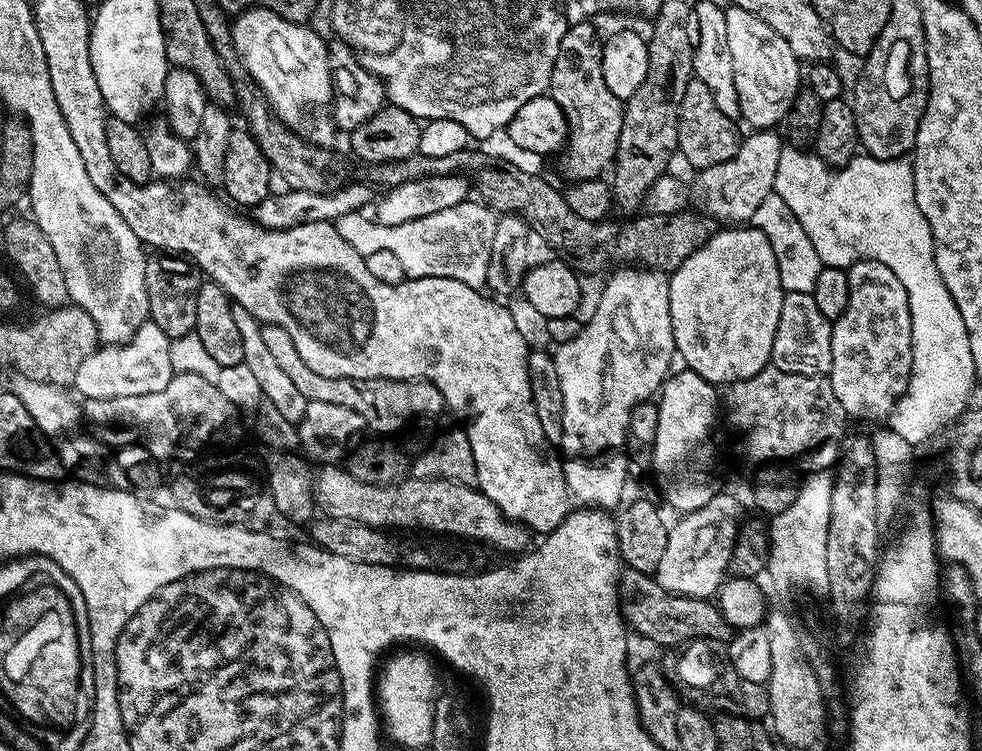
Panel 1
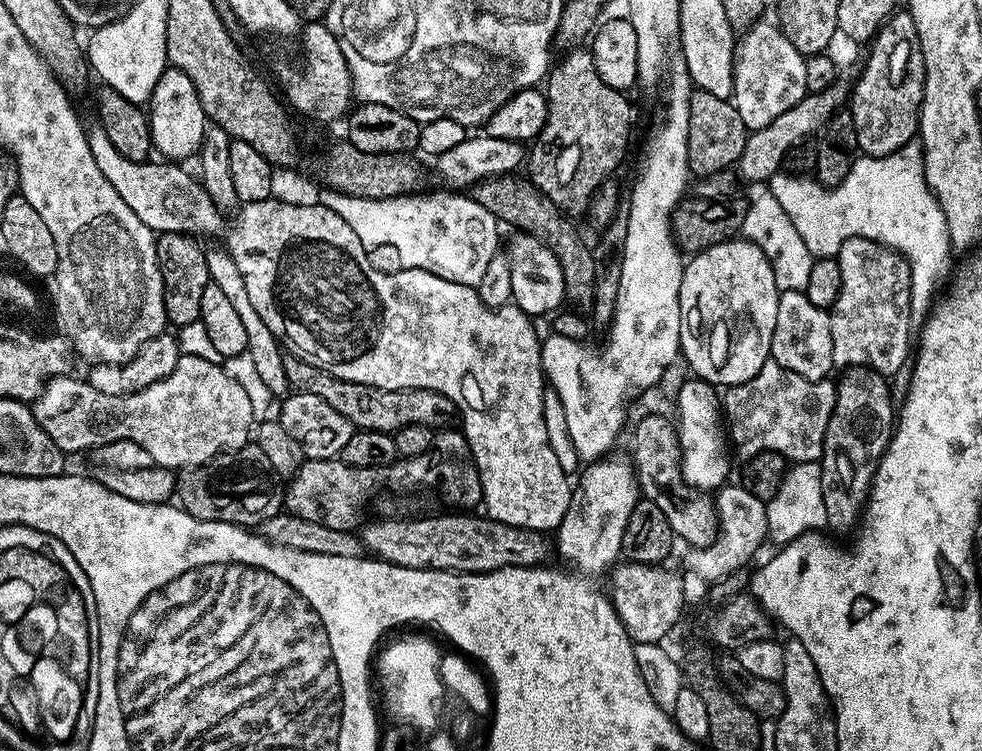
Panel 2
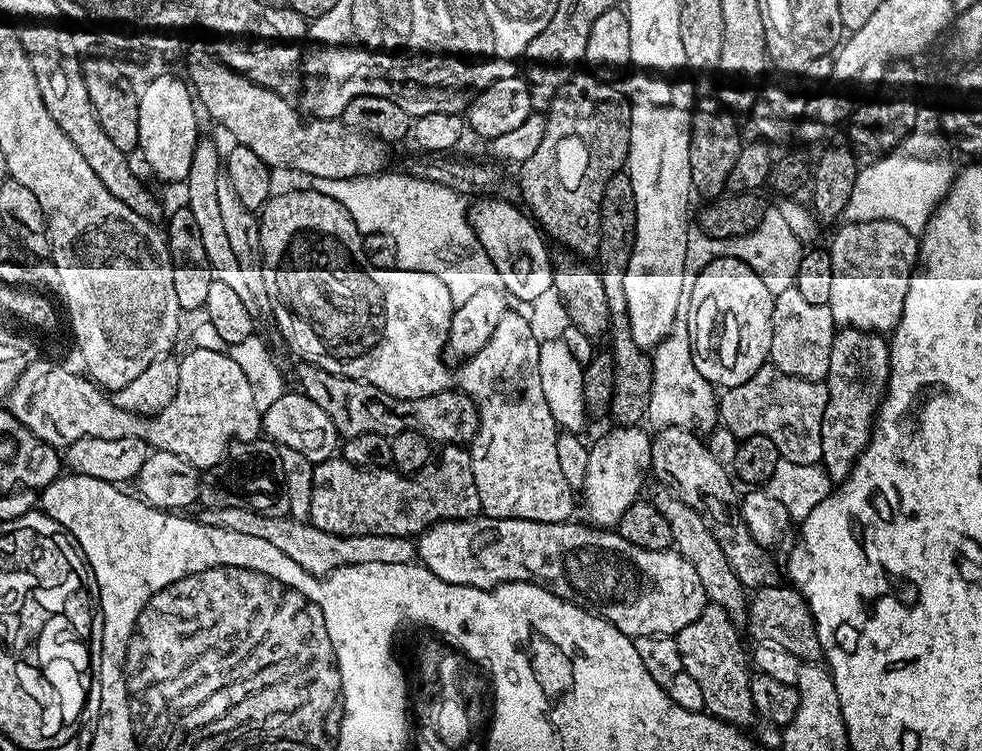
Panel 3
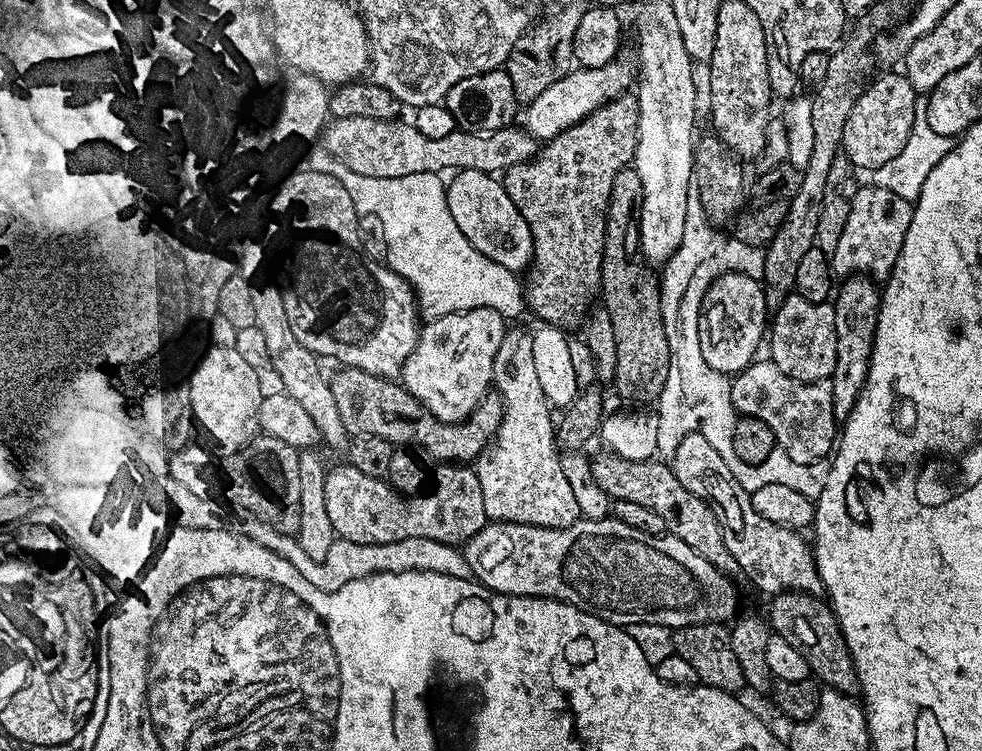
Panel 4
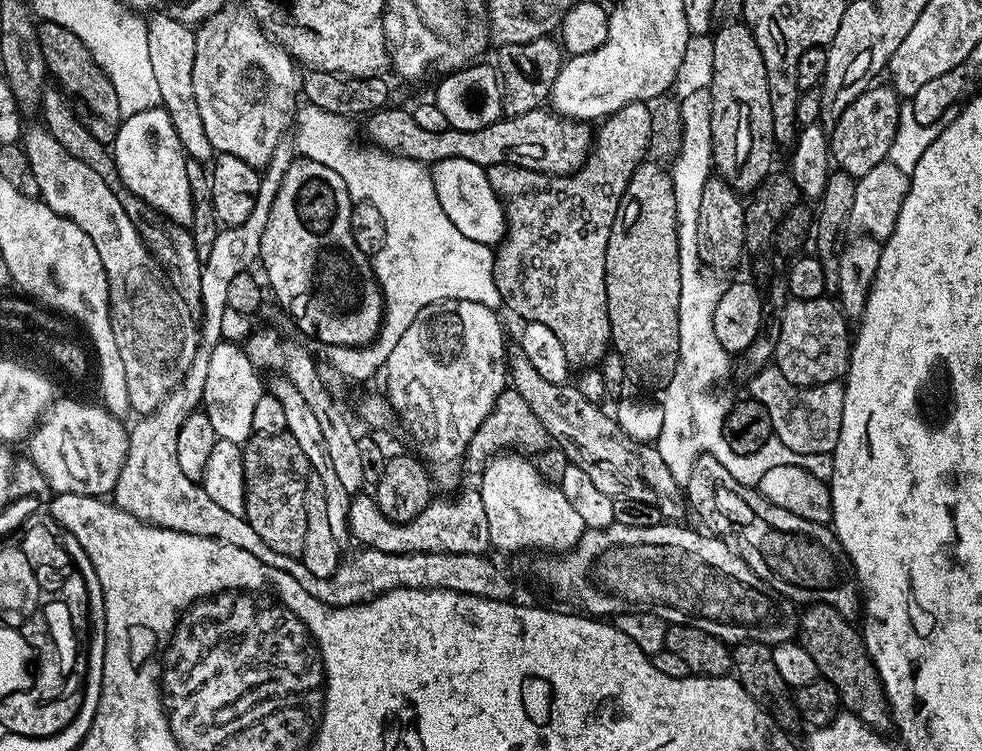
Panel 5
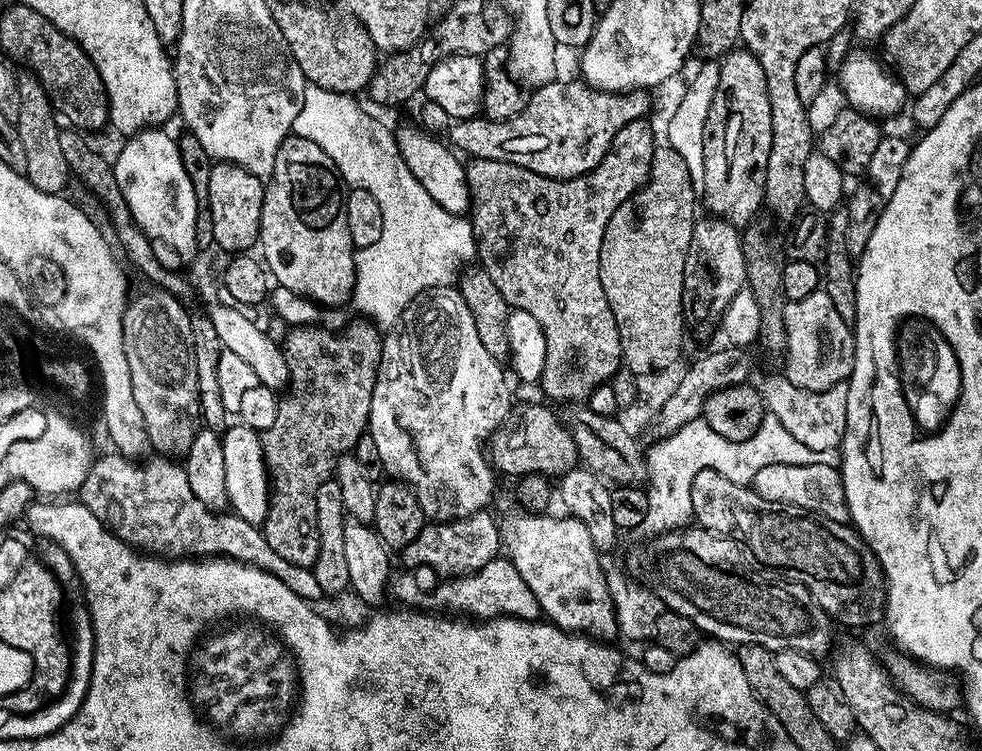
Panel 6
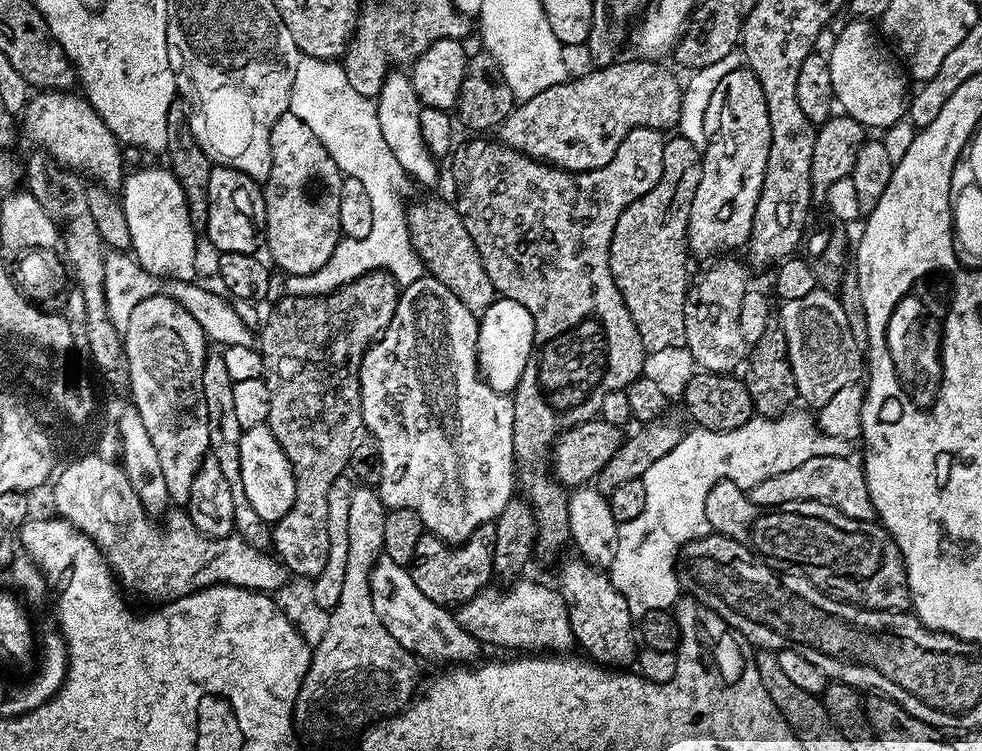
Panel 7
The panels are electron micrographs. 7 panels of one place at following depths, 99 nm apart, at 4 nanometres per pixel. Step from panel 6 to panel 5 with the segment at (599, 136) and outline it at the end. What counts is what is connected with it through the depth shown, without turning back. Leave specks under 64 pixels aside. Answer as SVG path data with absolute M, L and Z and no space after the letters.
M385 106L369 115L368 132L373 136L379 147L398 156L408 156L411 160L421 162L435 162L448 158L464 158L469 162L491 166L494 164L517 164L519 168L529 168L535 172L547 172L549 174L567 174L576 171L584 164L594 139L594 132L587 123L577 119L557 115L556 112L541 106L530 110L526 114L517 116L504 116L495 120L490 126L482 130L458 130L457 128L443 128L440 132L434 130L422 130L418 122L414 122L411 111L405 108L392 108Z

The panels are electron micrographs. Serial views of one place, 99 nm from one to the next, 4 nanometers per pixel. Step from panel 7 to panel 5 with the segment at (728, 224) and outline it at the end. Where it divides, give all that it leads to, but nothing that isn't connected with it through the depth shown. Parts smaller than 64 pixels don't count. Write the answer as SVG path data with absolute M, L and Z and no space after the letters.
M724 22L719 27L712 36L712 163L719 179L724 180L735 192L751 194L774 168L772 148L775 149L777 143L774 138L774 118L770 114L768 75L762 54L754 42L754 34L747 24Z

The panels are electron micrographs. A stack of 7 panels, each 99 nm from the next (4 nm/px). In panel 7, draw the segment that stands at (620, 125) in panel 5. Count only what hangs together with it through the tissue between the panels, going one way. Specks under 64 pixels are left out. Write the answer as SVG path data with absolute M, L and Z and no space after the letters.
M635 128L630 130L630 134L626 134L626 138L622 138L622 146L618 146L614 158L610 158L610 162L606 162L606 166L595 168L589 172L566 172L563 168L545 164L543 160L533 160L532 157L525 156L522 152L515 152L513 148L508 148L495 139L492 139L493 141L484 140L488 138L472 139L476 140L466 141L461 148L459 145L450 156L450 161L452 160L452 176L456 179L454 203L458 214L462 218L462 226L466 226L470 238L474 238L474 246L478 246L482 266L486 266L486 274L490 274L490 282L494 282L497 293L503 299L513 300L522 306L526 306L526 310L530 310L530 314L534 318L534 346L530 358L526 362L526 370L522 370L522 378L512 396L512 409L514 410L512 455L518 465L519 487L520 484L524 487L523 495L531 505L533 516L536 519L535 551L540 554L541 552L556 552L564 543L567 545L570 540L568 530L569 493L566 491L565 485L557 482L550 475L550 468L546 463L550 449L556 443L556 437L565 432L567 428L573 428L587 420L597 419L606 394L625 390L628 385L634 383L642 375L644 370L646 349L642 338L638 334L638 326L634 322L634 318L614 282L614 274L610 270L610 242L614 238L614 226L618 226L618 218L622 214L622 210L626 210L626 206L630 206L630 202L642 198L642 194L654 190L658 178L662 178L662 154L664 153L666 136L659 128Z

